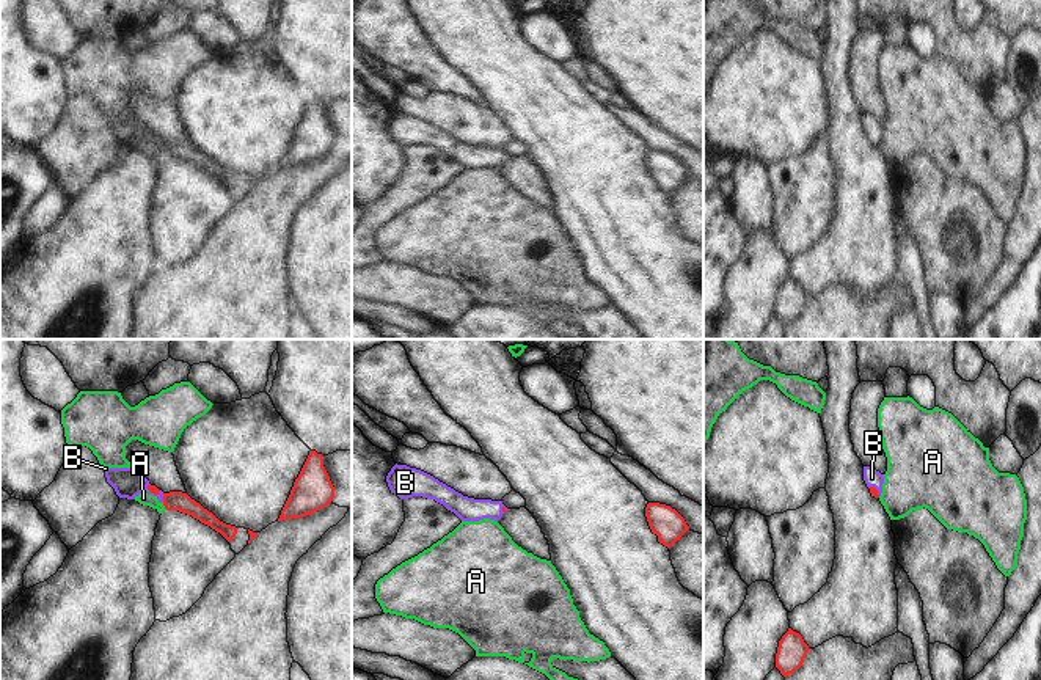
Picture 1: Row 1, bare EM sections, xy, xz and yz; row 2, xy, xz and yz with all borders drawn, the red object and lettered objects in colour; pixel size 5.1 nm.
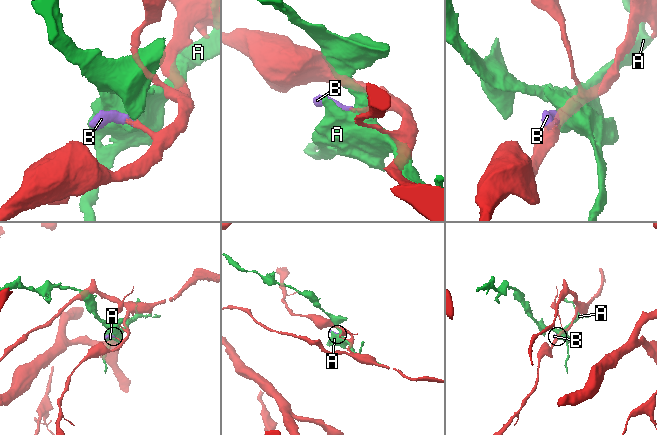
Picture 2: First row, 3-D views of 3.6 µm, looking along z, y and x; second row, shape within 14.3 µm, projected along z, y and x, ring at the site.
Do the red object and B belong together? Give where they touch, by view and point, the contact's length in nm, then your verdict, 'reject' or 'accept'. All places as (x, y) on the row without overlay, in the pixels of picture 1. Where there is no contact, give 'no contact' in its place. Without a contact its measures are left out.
meets red in xy at (164, 146); contact 50 nm long; accept

